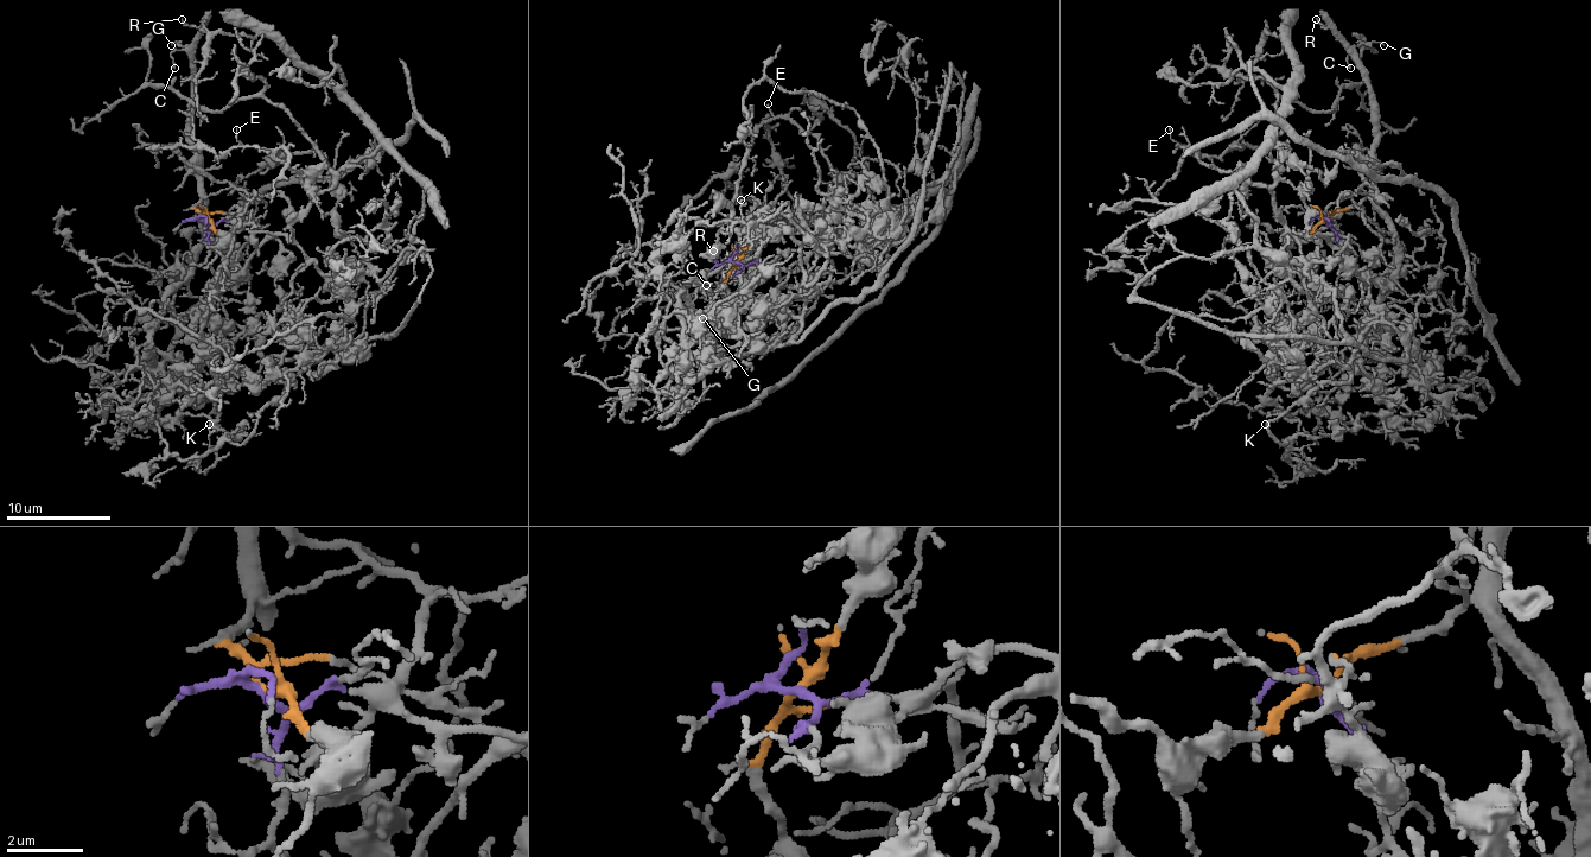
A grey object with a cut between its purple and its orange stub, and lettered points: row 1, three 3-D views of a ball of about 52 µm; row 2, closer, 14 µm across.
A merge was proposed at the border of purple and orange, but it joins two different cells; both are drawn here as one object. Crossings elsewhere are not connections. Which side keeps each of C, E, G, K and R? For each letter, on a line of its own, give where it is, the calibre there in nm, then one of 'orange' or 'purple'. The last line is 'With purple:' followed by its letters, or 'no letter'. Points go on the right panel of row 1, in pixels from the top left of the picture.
C: (1350, 68) | 110 nm | orange
E: (1169, 129) | 110 nm | purple
G: (1383, 45) | 90 nm | orange
K: (1265, 424) | 70 nm | purple
R: (1316, 19) | 120 nm | orange
With purple: E, K

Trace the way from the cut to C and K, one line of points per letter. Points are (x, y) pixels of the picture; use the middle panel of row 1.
C: (736, 264), (729, 271), (726, 289), (731, 305), (720, 308), (723, 294), (705, 284)
K: (736, 264), (752, 297), (794, 315), (816, 289), (807, 286), (825, 255), (786, 203), (744, 221), (742, 201)

